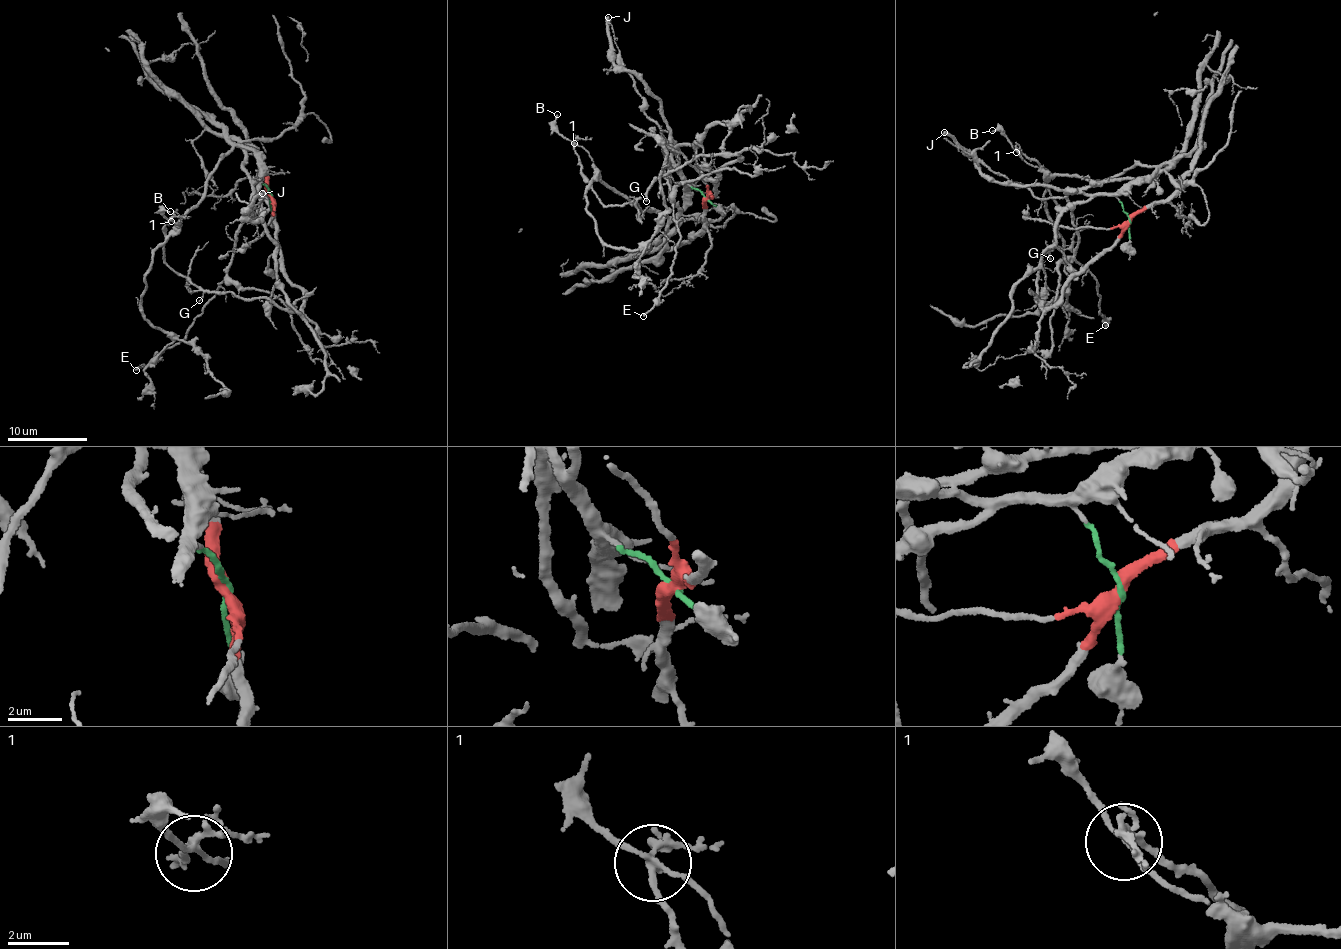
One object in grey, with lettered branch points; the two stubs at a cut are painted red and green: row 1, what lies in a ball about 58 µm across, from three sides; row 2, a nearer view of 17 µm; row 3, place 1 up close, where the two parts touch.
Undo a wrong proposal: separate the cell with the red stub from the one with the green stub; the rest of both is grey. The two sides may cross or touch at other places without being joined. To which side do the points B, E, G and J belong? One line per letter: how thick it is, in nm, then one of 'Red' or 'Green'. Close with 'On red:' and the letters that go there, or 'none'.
B: Thickness 160 nm. Green
E: Thickness 160 nm. Green
G: Thickness 120 nm. Red
J: Thickness 320 nm. Green
On red: G

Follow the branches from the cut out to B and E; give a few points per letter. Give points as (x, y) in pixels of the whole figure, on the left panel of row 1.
B: (271, 194), (251, 150), (238, 145), (215, 164), (199, 202), (181, 227), (162, 214), (169, 210)
E: (271, 194), (260, 182), (252, 215), (244, 218), (236, 233), (228, 279), (185, 336), (136, 371)

